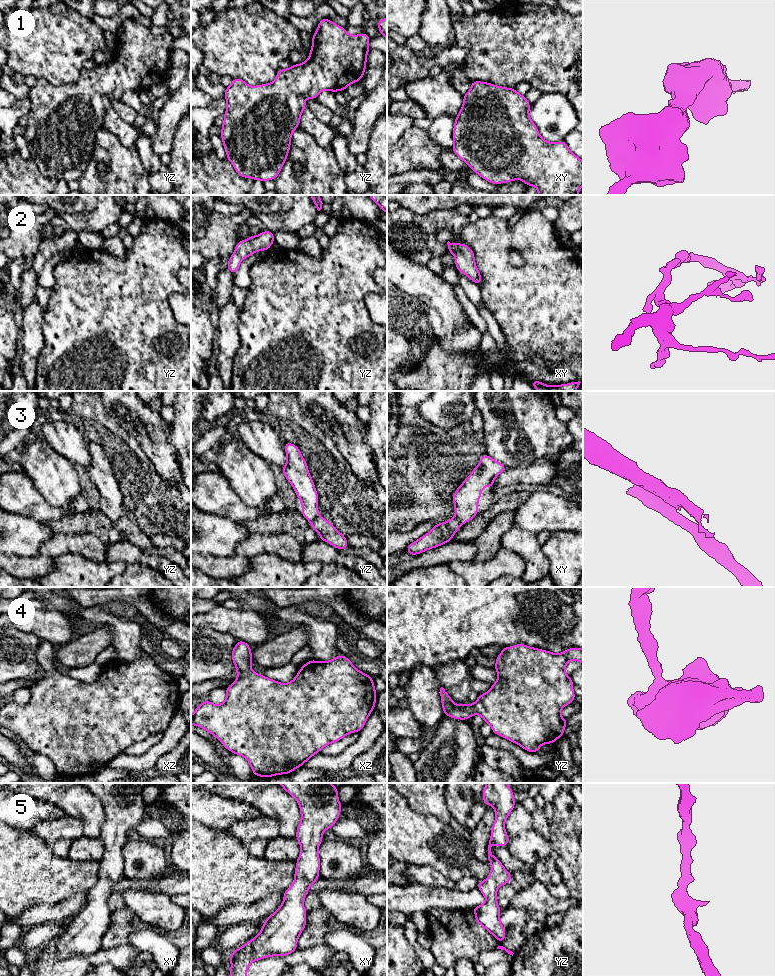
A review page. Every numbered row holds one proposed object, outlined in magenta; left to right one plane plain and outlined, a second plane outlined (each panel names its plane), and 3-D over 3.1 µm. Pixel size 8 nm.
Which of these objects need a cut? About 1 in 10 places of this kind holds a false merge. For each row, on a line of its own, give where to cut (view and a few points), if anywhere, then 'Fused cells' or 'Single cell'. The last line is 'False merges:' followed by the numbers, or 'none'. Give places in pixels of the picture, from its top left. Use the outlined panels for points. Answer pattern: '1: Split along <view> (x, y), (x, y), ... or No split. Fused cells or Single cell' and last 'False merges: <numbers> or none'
1: No split. Single cell
2: No split. Single cell
3: Split along xy (454, 517), (463, 522). Fused cells
4: No split. Single cell
5: No split. Single cell
False merges: 3

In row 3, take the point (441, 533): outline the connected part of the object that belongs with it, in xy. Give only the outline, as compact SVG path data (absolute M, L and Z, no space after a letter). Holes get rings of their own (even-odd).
M457 518L435 524L430 532L409 544L406 548L406 552L414 556L452 541L453 535L462 525L463 522Z

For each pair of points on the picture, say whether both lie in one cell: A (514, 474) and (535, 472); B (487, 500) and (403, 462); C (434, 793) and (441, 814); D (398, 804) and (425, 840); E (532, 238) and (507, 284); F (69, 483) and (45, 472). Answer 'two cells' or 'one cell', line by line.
A: one cell
B: one cell
C: one cell
D: one cell
E: one cell
F: one cell

